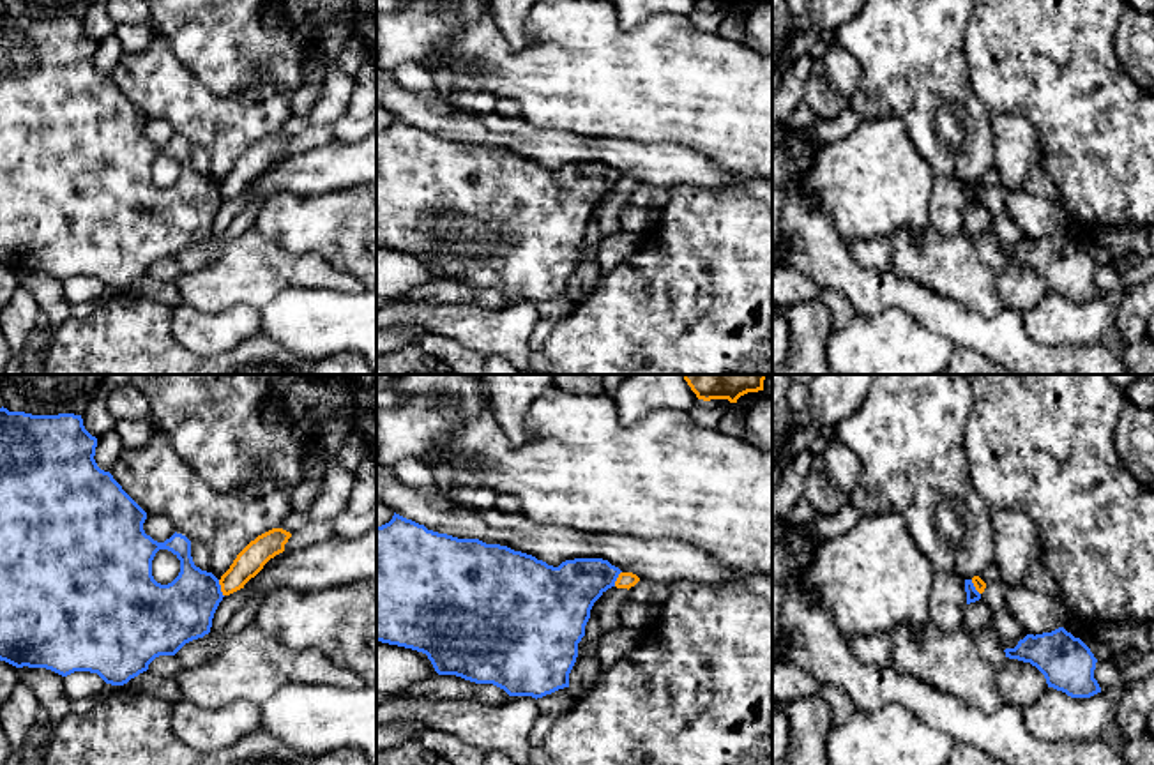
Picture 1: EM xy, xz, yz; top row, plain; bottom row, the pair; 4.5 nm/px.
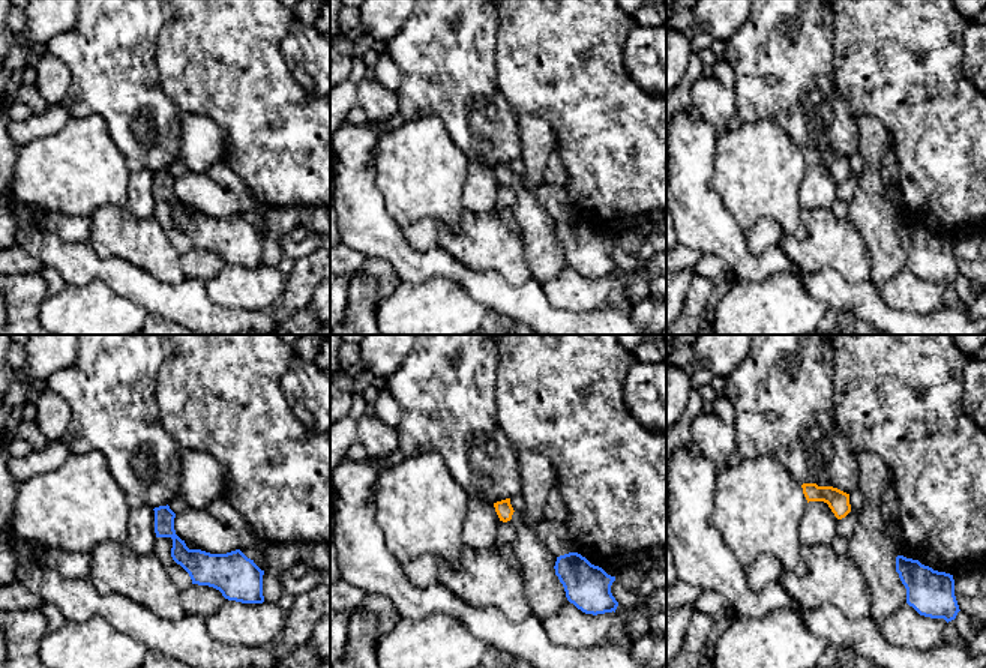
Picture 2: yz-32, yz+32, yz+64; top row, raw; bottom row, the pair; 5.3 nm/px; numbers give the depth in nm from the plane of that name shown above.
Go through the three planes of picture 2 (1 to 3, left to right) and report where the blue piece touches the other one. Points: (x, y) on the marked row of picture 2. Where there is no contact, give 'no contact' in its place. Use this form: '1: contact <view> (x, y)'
1: no contact
2: no contact
3: no contact

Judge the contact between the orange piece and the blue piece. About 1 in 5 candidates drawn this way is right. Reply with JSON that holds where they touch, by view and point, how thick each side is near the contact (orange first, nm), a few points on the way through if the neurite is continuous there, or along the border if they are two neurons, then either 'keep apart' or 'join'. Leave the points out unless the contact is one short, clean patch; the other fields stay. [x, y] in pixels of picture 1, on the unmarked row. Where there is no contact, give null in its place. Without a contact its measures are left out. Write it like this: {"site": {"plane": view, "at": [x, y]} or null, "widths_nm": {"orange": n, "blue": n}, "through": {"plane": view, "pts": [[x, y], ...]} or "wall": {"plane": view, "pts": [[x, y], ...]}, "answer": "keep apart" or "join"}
{"site": {"plane": "xy", "at": [221, 193]}, "widths_nm": {"orange": 120, "blue": 280}, "wall": {"plane": "xy", "pts": [[218, 184], [223, 200]]}, "answer": "keep apart"}

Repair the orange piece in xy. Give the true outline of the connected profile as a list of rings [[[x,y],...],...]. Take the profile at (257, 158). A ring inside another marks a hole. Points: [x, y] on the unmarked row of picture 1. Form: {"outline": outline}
{"outline": [[[272,133],[251,145],[221,180],[219,189],[223,200],[244,193],[244,189],[254,182],[270,163],[285,155],[285,148],[290,141],[290,136]]]}

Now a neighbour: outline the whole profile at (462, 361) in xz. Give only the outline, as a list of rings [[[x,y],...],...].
[[[426,334],[417,341],[422,350],[447,364],[454,375],[479,375],[486,357],[440,336]]]

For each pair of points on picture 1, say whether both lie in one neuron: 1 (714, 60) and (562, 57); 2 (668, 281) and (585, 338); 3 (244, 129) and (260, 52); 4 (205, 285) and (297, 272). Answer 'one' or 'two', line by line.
1: one
2: one
3: two
4: one

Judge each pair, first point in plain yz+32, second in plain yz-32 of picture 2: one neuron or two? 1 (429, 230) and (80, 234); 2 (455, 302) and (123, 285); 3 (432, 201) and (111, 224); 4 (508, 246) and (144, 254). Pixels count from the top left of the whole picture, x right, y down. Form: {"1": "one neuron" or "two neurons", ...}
{"1": "one neuron", "2": "two neurons", "3": "two neurons", "4": "one neuron"}

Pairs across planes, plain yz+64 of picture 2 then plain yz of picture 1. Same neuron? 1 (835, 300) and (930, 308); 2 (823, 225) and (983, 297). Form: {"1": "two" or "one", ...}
{"1": "one", "2": "one"}

